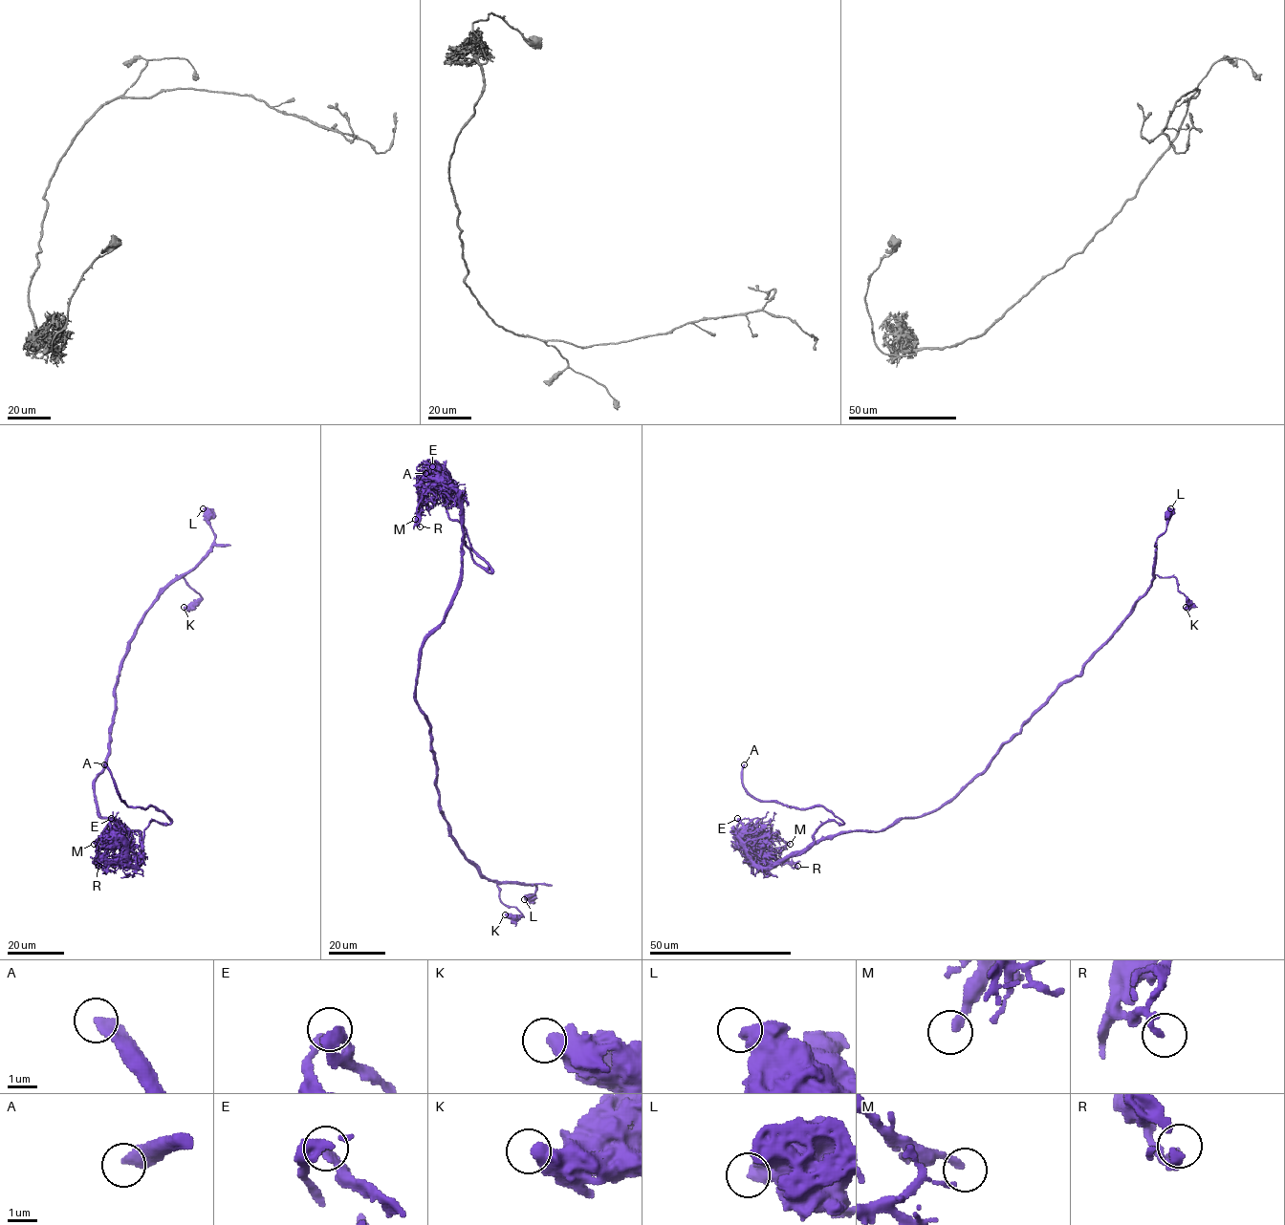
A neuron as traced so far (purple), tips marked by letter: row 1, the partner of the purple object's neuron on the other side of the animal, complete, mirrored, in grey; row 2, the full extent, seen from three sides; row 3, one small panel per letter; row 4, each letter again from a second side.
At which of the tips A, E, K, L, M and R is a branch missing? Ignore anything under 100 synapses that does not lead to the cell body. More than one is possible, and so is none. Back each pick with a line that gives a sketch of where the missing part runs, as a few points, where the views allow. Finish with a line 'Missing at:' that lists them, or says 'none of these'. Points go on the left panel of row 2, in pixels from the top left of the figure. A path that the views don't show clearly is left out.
A: course (104, 764), (103, 757), (76, 728), (63, 705), (64, 700), (60, 702)
Missing at: A

